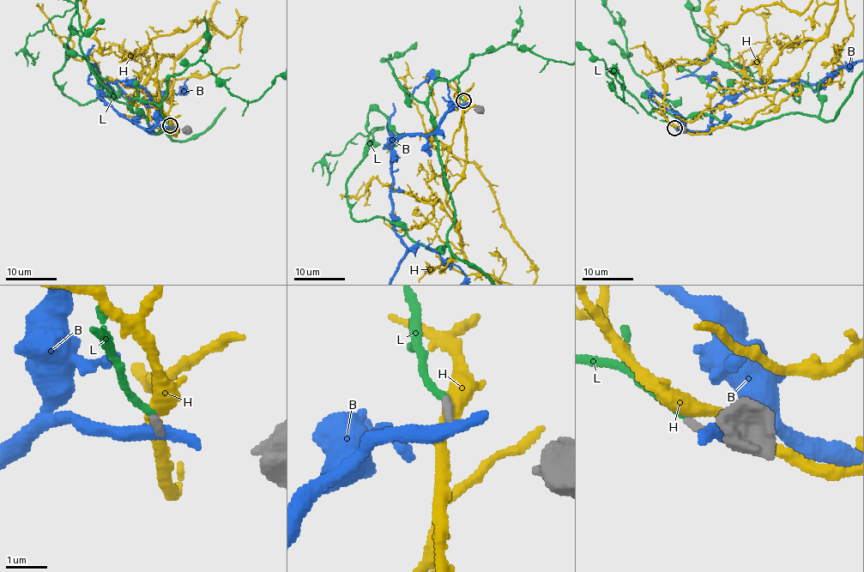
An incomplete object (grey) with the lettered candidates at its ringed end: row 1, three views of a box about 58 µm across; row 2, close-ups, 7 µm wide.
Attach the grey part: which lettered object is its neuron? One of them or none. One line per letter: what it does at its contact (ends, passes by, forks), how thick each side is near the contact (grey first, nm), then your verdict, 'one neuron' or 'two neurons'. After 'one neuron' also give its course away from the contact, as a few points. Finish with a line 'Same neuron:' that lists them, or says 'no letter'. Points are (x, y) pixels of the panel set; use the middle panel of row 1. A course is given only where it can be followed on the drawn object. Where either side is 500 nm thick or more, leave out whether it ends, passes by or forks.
B: it ends | 160/440 nm | two neurons
H: it forks | 160/320 nm | two neurons
L: it ends | 160/170 nm | one neuron
Same neuron: L

